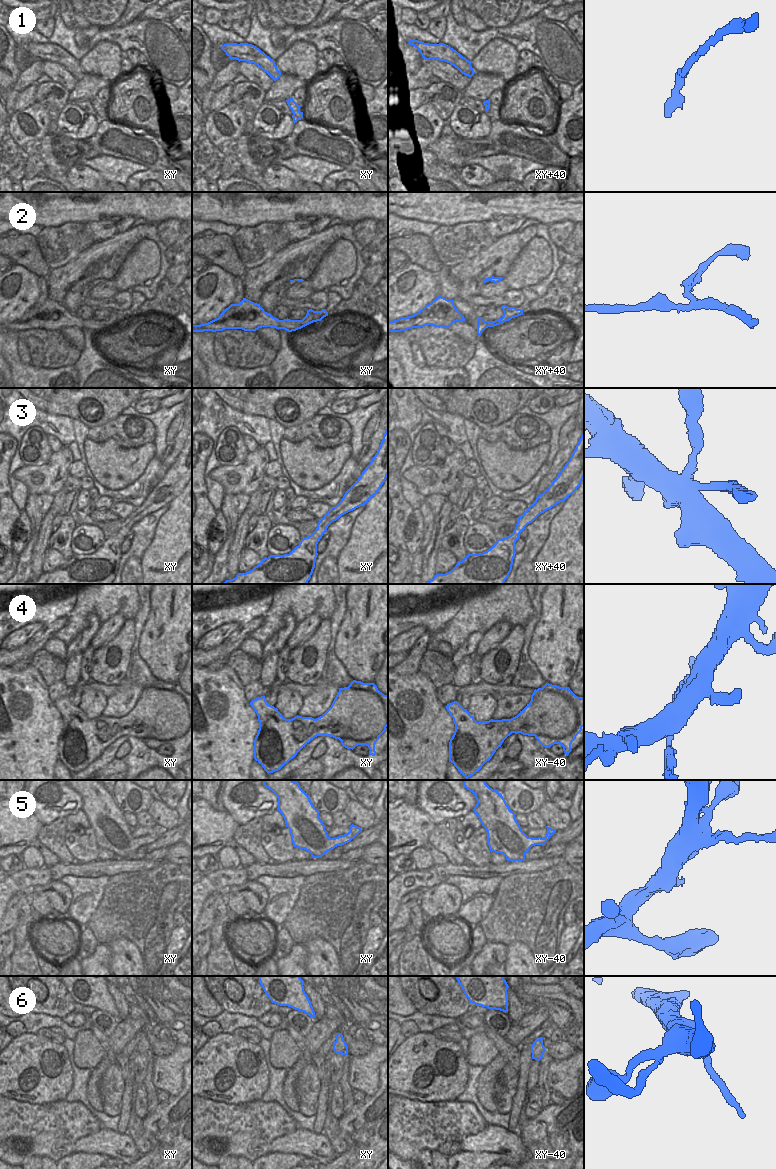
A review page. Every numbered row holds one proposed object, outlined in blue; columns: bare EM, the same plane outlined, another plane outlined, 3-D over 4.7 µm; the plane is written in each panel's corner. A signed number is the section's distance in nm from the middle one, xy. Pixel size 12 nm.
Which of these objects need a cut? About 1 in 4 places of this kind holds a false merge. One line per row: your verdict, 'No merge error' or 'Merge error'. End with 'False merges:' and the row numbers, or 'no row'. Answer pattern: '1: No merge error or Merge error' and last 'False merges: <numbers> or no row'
1: Merge error
2: Merge error
3: No merge error
4: Merge error
5: No merge error
6: Merge error
False merges: 1, 2, 4, 6

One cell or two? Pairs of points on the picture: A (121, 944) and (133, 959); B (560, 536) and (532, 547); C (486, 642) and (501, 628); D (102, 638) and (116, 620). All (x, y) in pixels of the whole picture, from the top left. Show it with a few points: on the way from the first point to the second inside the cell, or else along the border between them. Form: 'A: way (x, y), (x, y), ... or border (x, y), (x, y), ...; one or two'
A: way (125, 948), (131, 955); one
B: border (552, 520), (549, 526), (549, 535), (539, 549); two
C: way (490, 639), (497, 632); one
D: way (105, 634), (114, 624); one

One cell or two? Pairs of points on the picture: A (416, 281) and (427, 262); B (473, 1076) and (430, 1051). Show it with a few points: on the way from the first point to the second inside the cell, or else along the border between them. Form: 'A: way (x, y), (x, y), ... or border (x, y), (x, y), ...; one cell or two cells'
A: border (410, 262), (435, 274); two cells
B: border (468, 1065), (467, 1085), (459, 1095); two cells

